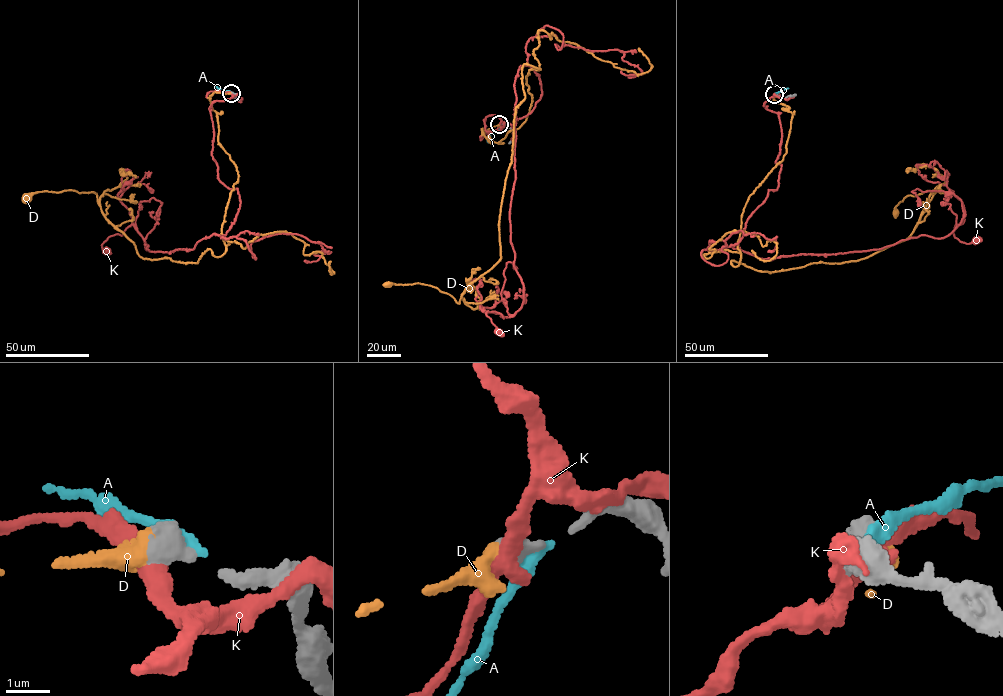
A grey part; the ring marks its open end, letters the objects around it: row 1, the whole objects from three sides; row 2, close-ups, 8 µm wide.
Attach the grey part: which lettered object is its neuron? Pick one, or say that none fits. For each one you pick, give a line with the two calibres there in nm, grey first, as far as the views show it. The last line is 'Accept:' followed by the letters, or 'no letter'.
D: 550 nm thick on the grey side, 360 nm on the other
Accept: D

